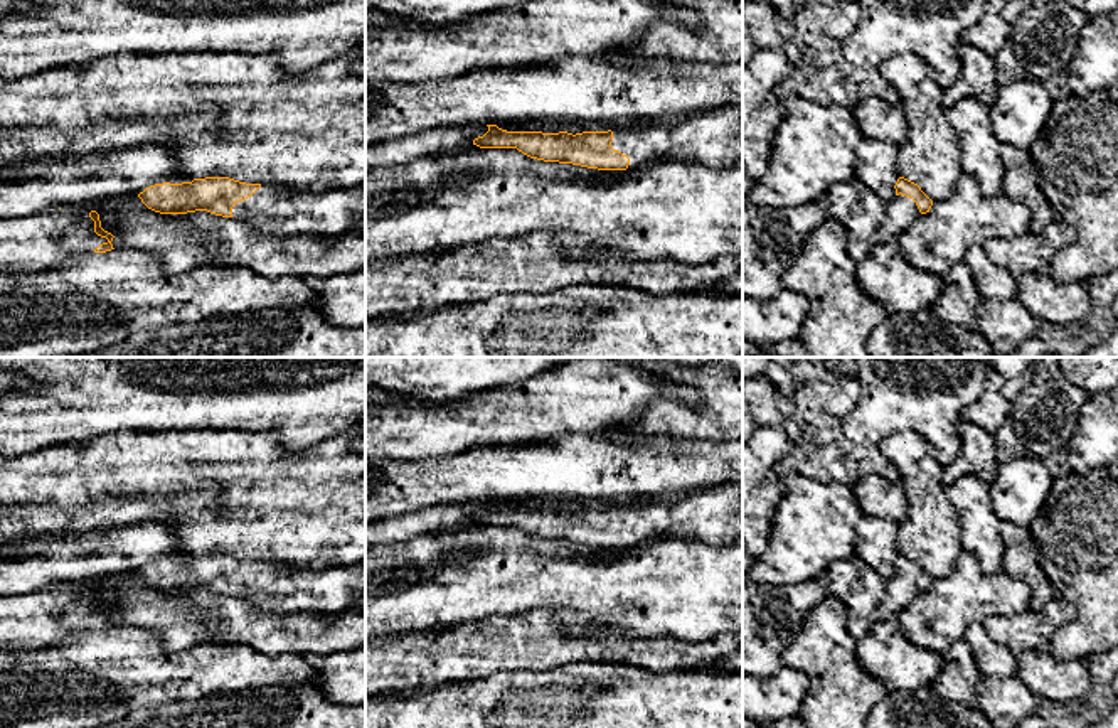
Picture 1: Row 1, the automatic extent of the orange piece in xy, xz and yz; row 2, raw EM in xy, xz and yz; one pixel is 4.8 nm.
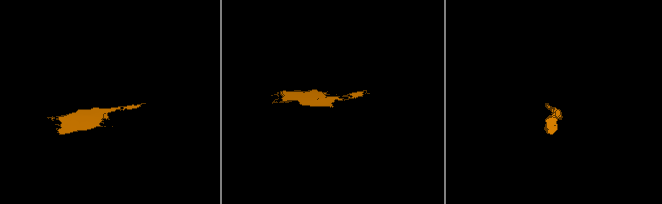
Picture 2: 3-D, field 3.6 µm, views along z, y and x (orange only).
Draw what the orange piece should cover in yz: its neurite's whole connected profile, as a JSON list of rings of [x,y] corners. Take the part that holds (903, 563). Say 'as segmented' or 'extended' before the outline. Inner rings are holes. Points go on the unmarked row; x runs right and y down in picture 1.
extended | [[[899,554],[896,573],[887,580],[886,597],[874,612],[876,620],[899,615],[921,592],[929,590],[933,578],[921,565],[904,554]]]

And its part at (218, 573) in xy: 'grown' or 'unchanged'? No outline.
grown

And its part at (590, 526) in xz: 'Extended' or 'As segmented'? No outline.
Extended

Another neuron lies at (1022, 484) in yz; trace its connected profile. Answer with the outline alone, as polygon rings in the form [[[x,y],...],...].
[[[1030,455],[1000,463],[990,485],[995,514],[1000,521],[1029,527],[1046,504],[1052,480],[1044,462]]]

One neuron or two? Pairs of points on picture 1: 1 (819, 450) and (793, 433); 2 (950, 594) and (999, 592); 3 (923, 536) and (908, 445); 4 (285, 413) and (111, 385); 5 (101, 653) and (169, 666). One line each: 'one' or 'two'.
1: two
2: one
3: one
4: one
5: one

